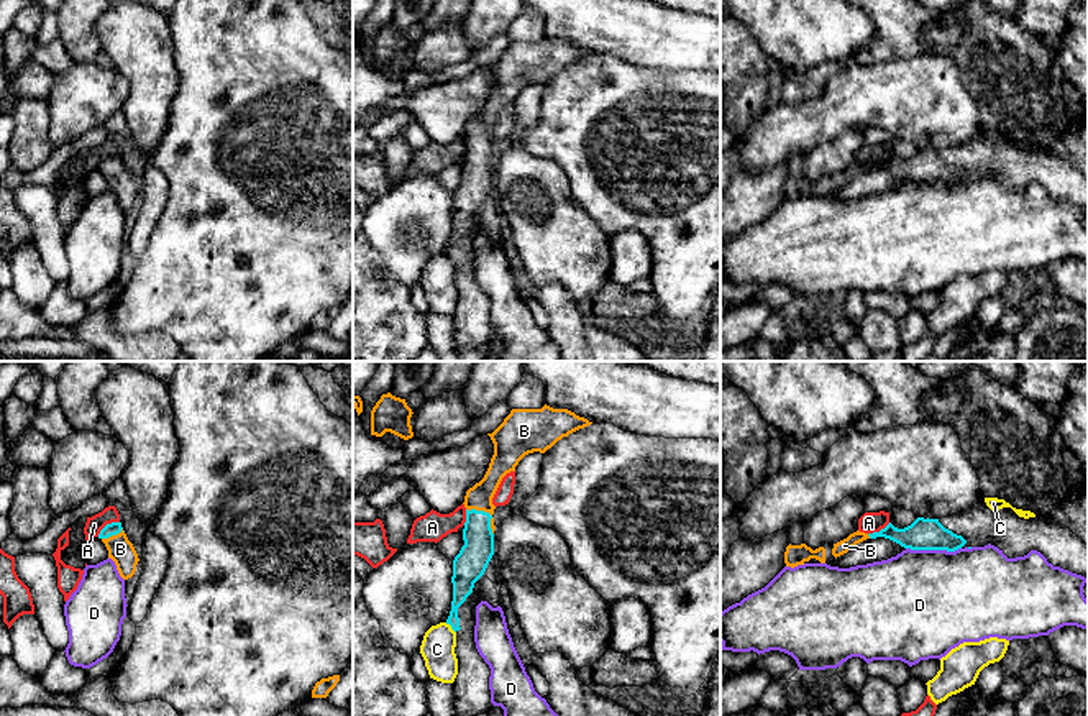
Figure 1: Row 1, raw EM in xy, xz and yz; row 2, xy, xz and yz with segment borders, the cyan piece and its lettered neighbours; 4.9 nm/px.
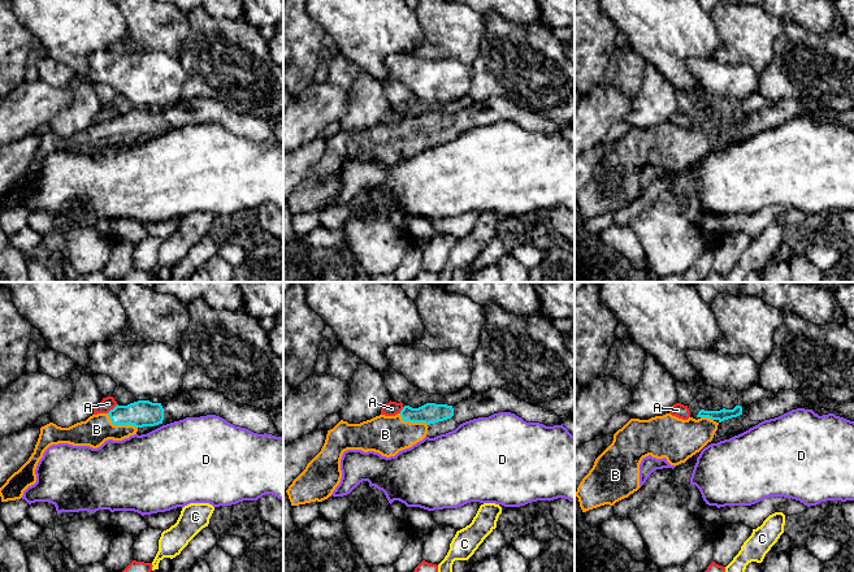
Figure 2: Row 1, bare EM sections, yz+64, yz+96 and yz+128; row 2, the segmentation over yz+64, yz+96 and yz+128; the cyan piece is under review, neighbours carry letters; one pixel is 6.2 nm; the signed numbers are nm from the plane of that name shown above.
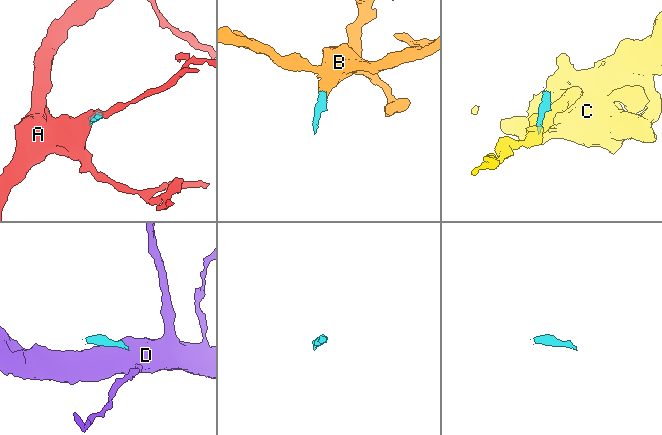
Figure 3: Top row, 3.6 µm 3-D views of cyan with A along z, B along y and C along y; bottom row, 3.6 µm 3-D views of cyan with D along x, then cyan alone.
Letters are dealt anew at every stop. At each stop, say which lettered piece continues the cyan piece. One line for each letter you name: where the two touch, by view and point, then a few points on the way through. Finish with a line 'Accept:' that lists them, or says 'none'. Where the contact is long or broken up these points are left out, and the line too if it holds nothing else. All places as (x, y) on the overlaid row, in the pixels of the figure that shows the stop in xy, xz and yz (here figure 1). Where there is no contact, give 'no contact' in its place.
B: contact xz (488, 513); way xz (475, 555), (480, 521), (488, 513), (480, 504), (480, 496)
Accept: B

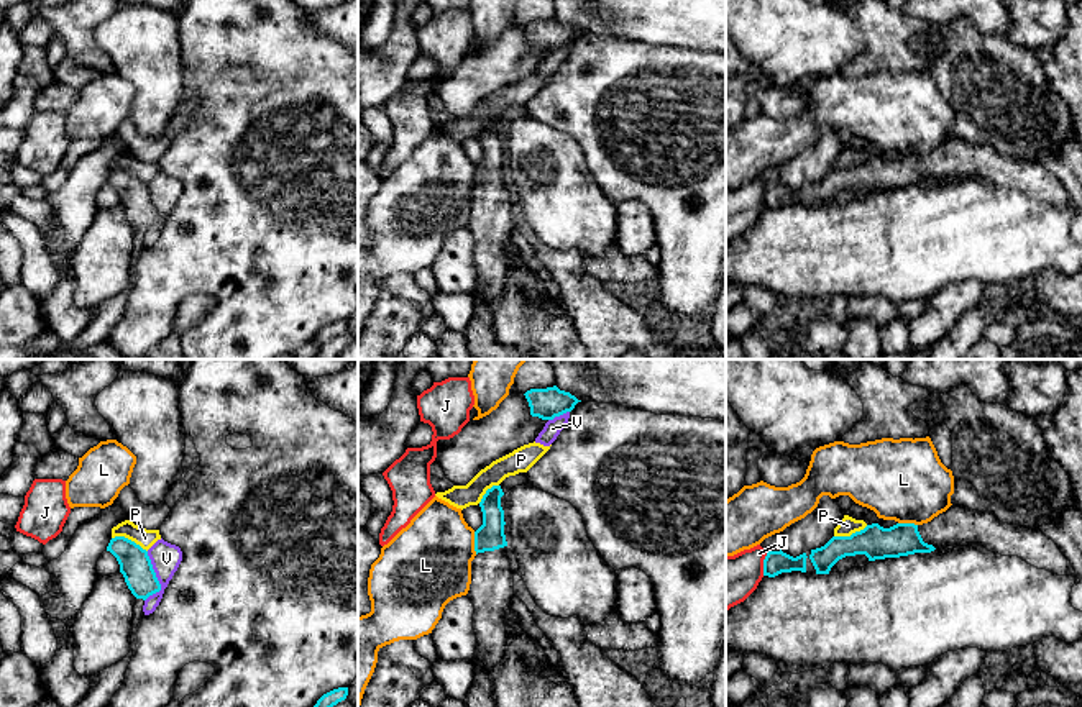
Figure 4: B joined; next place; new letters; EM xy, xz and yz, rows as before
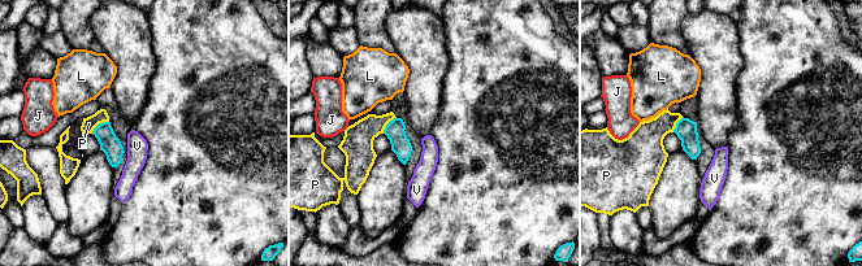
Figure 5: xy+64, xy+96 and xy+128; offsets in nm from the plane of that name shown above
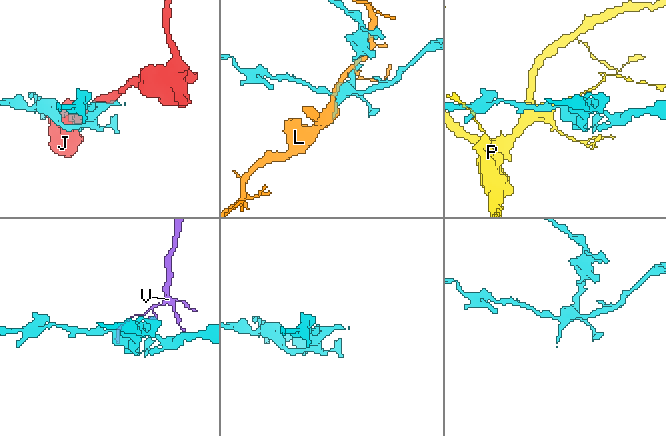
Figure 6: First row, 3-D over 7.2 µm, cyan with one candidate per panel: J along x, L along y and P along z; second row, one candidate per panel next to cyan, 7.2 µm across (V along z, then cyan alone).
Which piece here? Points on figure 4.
Accept: none

